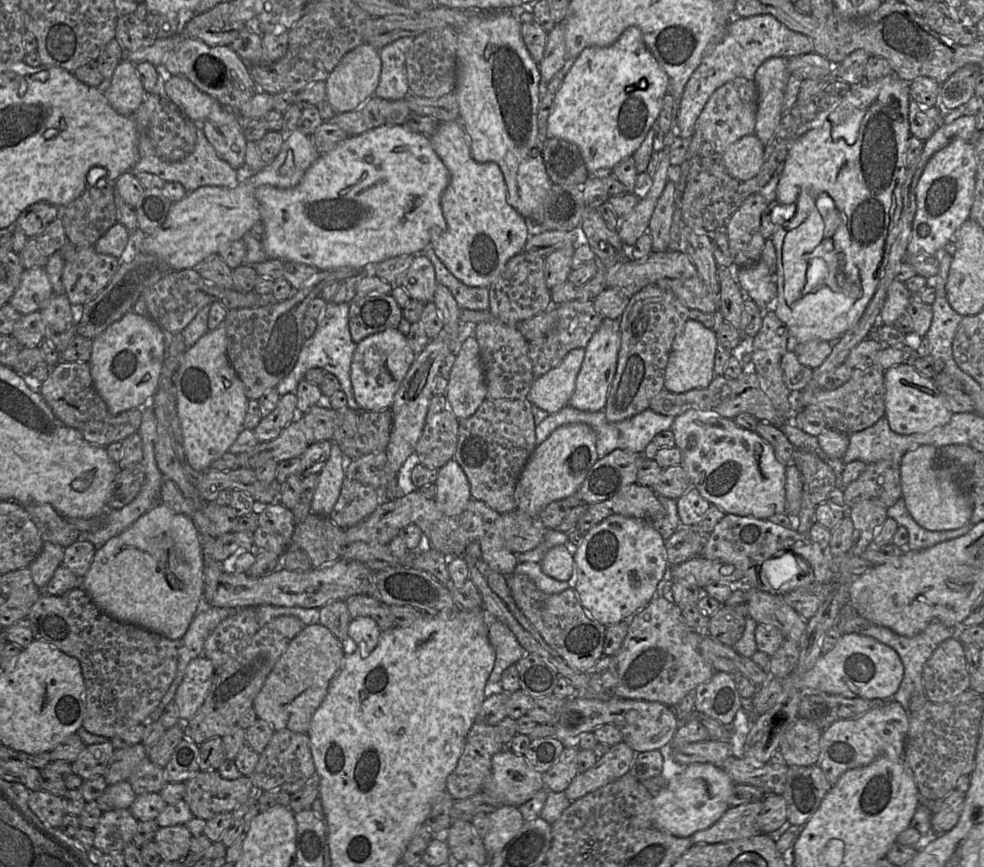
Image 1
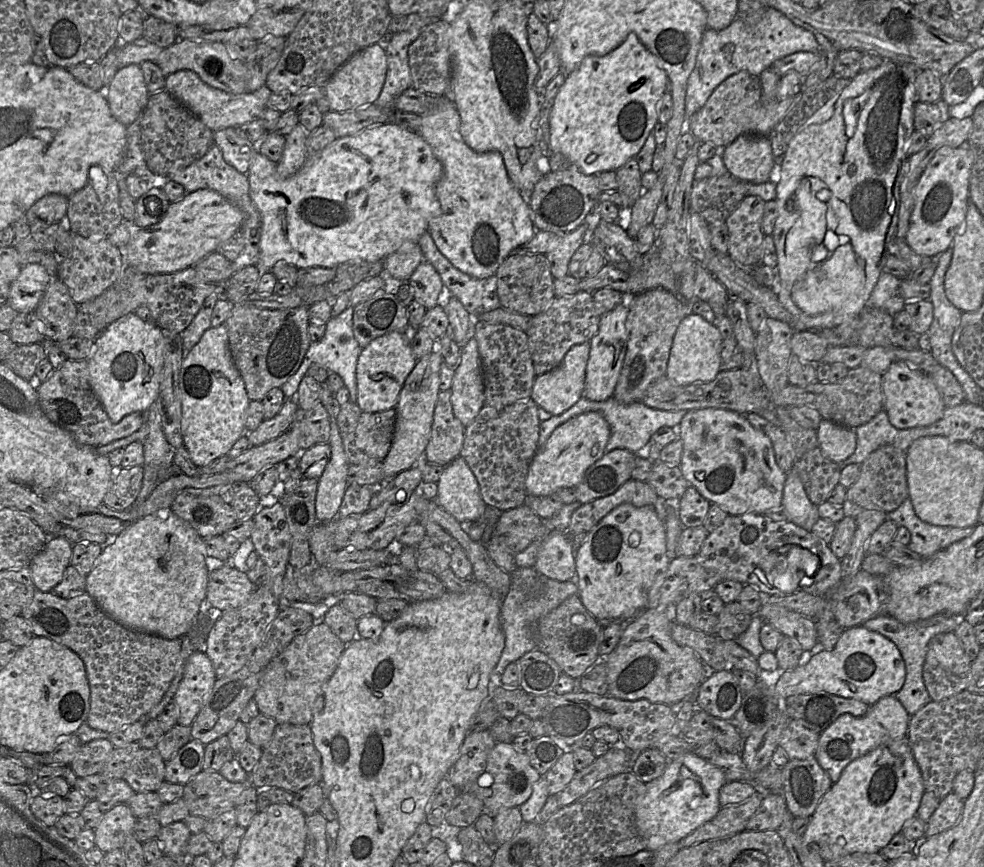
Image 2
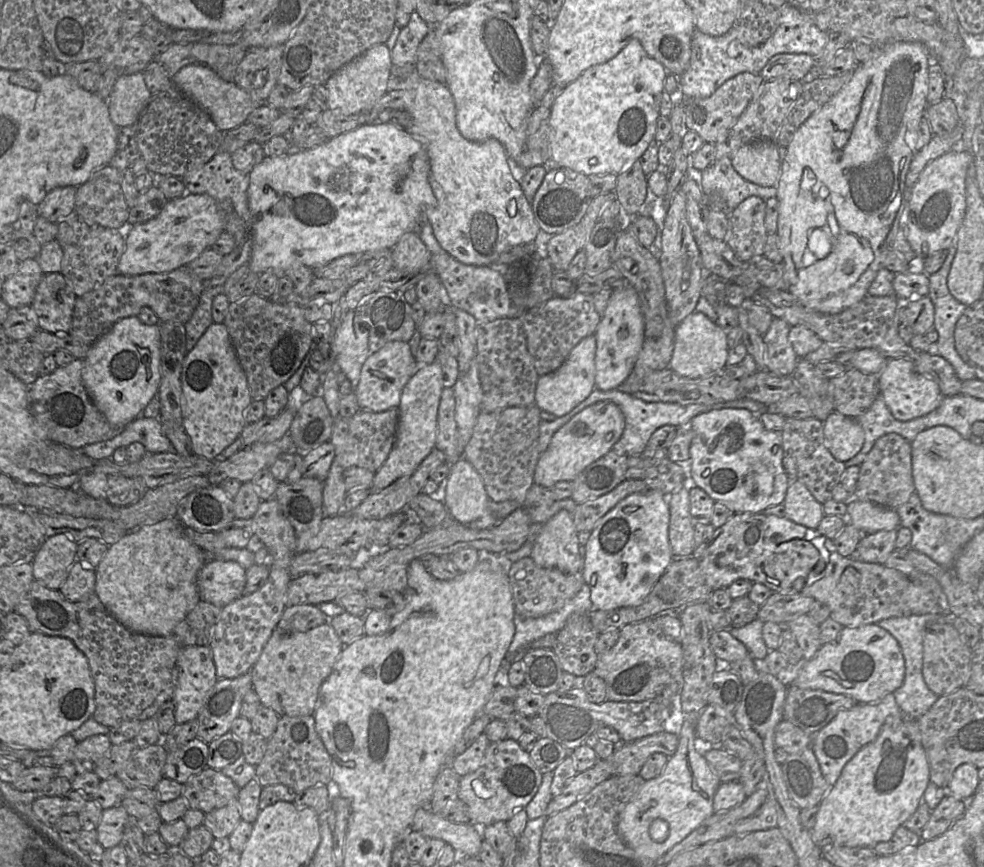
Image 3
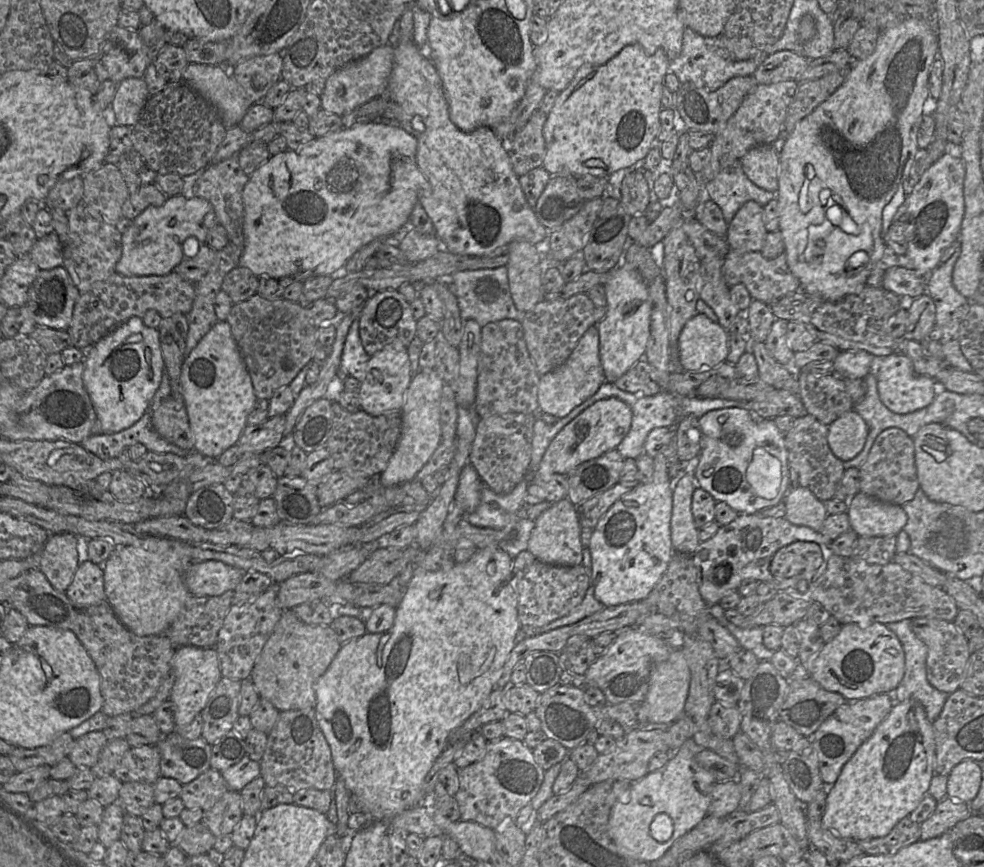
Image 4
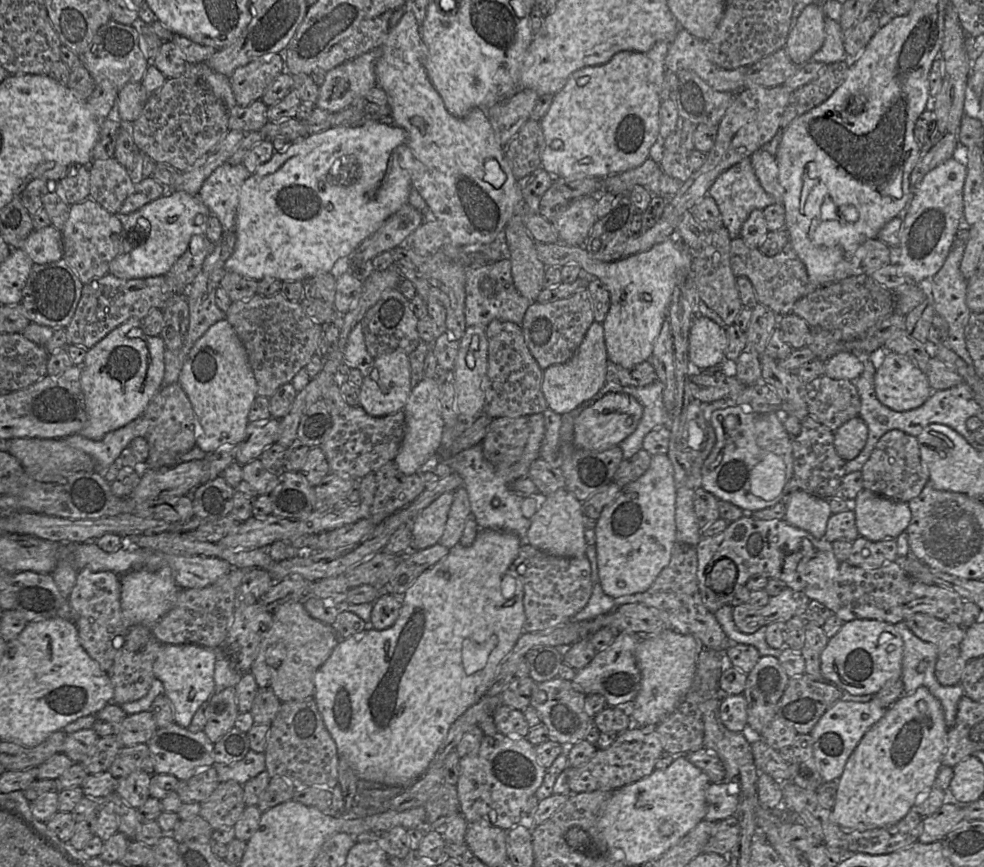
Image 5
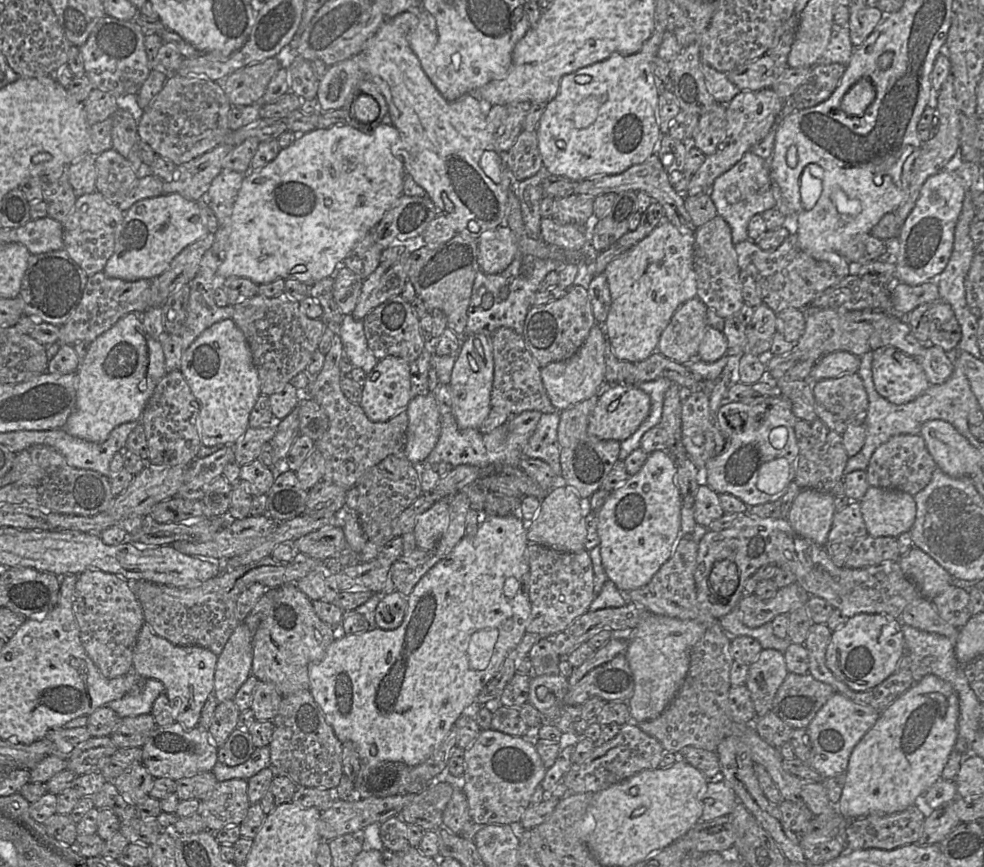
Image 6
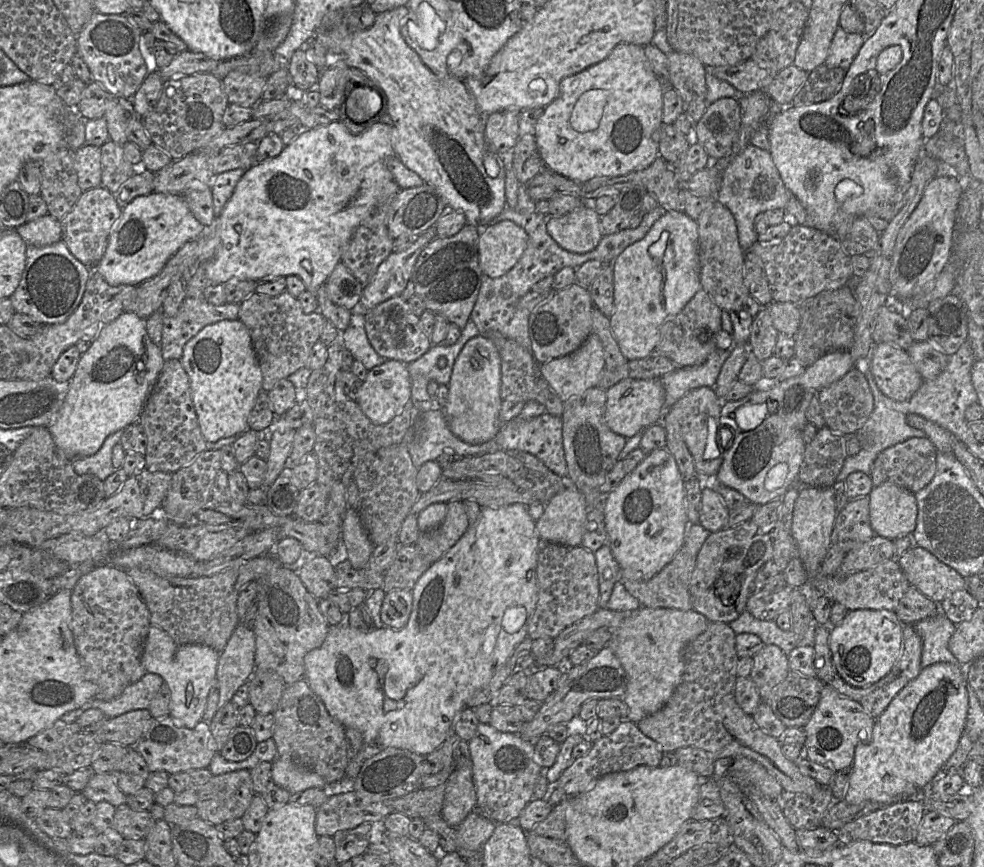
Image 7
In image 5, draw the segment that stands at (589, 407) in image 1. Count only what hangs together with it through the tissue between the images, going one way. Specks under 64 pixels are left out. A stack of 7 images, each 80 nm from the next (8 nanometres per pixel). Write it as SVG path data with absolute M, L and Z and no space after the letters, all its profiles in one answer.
M677 236L655 244L649 250L621 258L617 261L602 262L592 258L584 246L571 246L562 242L536 242L538 258L547 267L563 267L571 261L580 264L584 275L601 280L610 293L610 309L603 321L604 339L608 360L630 369L650 359L655 341L661 331L662 324L668 318L668 307L672 293L676 287L676 273L682 268L682 248L687 247Z

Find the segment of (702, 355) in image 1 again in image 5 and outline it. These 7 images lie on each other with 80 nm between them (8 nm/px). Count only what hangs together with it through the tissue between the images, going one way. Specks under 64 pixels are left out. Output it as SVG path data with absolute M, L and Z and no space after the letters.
M702 315L693 320L689 331L688 356L694 369L706 370L721 365L727 346L725 327Z

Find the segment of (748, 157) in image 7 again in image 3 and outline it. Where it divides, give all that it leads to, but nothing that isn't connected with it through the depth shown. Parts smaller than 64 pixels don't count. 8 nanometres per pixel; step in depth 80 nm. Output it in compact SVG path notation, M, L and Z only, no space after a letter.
M724 156L716 160L703 170L697 182L702 186L705 194L721 194L730 210L730 213L746 198L757 196L767 201L776 197L777 188L762 187L745 180L733 167L731 157Z

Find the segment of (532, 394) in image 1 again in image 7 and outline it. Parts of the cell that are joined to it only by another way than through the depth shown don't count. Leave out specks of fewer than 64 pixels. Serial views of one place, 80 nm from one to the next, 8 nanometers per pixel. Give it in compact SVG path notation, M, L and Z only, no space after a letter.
M595 333L571 354L540 364L542 376L563 402L597 387L605 367L604 348Z

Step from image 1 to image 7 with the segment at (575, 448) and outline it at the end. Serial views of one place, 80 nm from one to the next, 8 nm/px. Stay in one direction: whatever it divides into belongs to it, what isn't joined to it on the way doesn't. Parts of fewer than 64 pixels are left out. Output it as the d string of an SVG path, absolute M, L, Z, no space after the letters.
M624 379L606 391L605 421L609 428L626 439L649 426L661 423L665 390L660 379Z

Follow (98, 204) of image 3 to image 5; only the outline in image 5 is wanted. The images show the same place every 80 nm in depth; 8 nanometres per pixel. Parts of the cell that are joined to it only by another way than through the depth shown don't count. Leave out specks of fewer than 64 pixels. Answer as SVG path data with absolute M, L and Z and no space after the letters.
M115 157L93 159L89 165L89 172L89 197L111 214L118 214L135 185L130 172Z

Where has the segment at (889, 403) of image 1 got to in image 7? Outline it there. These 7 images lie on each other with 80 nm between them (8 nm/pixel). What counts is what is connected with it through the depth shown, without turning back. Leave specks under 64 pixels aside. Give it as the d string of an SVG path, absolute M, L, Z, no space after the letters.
M890 343L873 345L869 362L877 387L892 400L908 400L923 383L906 350Z

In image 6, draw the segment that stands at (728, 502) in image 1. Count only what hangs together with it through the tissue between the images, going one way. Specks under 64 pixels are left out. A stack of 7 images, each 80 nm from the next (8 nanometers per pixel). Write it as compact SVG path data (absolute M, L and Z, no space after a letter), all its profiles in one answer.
M784 395L770 396L758 404L744 404L741 402L729 402L720 407L714 418L714 426L718 427L725 438L725 447L723 451L716 457L710 459L706 465L706 480L713 491L718 494L729 493L741 499L749 508L769 502L779 500L787 491L789 485L794 481L796 474L796 464L799 454L799 440L796 437L794 425L796 417L792 411L792 403L789 398Z

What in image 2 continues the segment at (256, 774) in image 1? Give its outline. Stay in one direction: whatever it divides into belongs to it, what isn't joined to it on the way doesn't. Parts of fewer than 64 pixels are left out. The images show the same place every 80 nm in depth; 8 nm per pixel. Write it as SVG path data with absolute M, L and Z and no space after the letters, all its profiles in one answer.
M277 724L272 739L263 747L261 758L250 774L250 783L258 790L281 788L296 793L315 783L321 783L321 755L313 742L310 725Z

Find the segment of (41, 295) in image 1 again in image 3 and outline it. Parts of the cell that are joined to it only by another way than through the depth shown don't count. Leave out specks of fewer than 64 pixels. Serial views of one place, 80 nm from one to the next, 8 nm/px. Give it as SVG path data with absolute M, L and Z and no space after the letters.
M37 259L19 262L16 272L3 284L1 299L10 308L31 305L43 275Z

